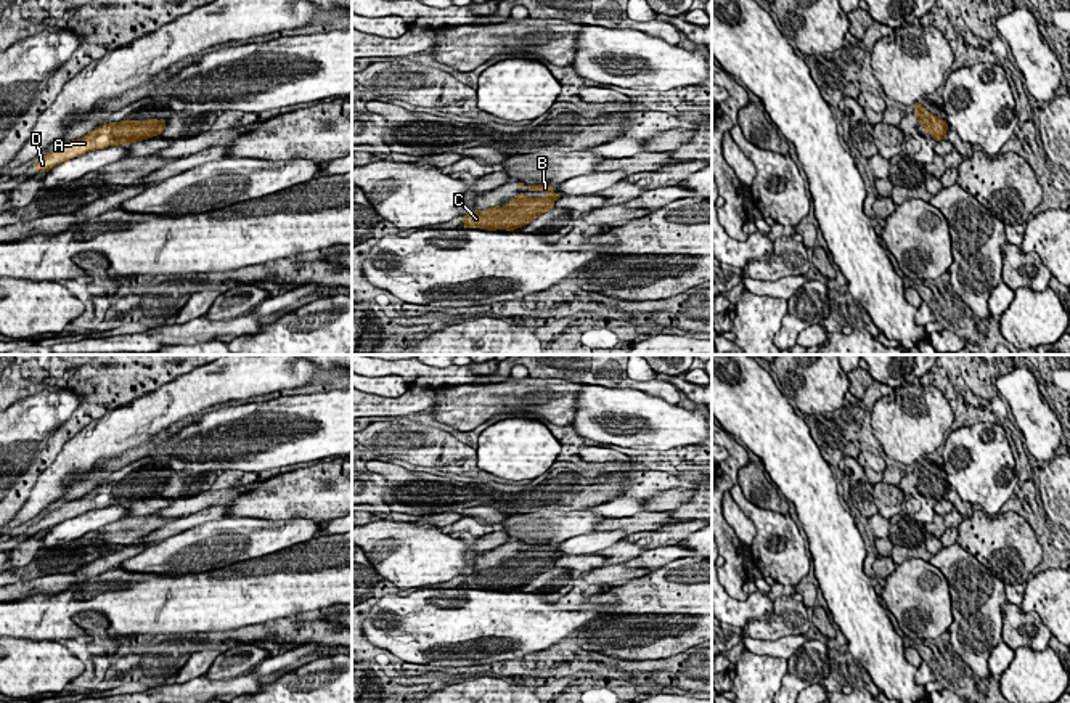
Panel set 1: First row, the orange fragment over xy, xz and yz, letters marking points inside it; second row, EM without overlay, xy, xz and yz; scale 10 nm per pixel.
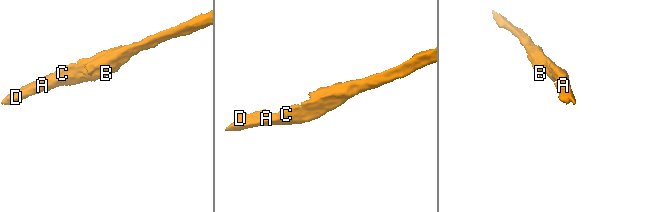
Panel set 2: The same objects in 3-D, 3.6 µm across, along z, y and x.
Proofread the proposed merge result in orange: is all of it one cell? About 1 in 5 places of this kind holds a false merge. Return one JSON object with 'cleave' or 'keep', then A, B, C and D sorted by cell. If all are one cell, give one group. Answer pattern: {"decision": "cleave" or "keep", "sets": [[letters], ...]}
{"decision": "keep", "sets": [["A", "B", "C", "D"]]}

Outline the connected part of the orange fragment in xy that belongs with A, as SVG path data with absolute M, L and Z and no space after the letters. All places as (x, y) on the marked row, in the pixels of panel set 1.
M120 120L109 122L96 127L82 138L64 143L59 149L50 151L39 162L34 164L34 170L45 172L59 165L69 159L79 157L95 149L104 149L108 146L125 146L130 143L143 141L157 136L165 128L165 120Z

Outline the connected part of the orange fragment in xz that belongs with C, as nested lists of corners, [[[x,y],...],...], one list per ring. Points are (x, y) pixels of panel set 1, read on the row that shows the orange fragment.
[[[529,185],[529,191],[541,191],[543,197],[527,197],[522,193],[509,199],[503,207],[471,210],[463,217],[464,228],[480,228],[487,231],[506,230],[514,231],[533,221],[537,217],[554,209],[561,197],[549,185]]]

